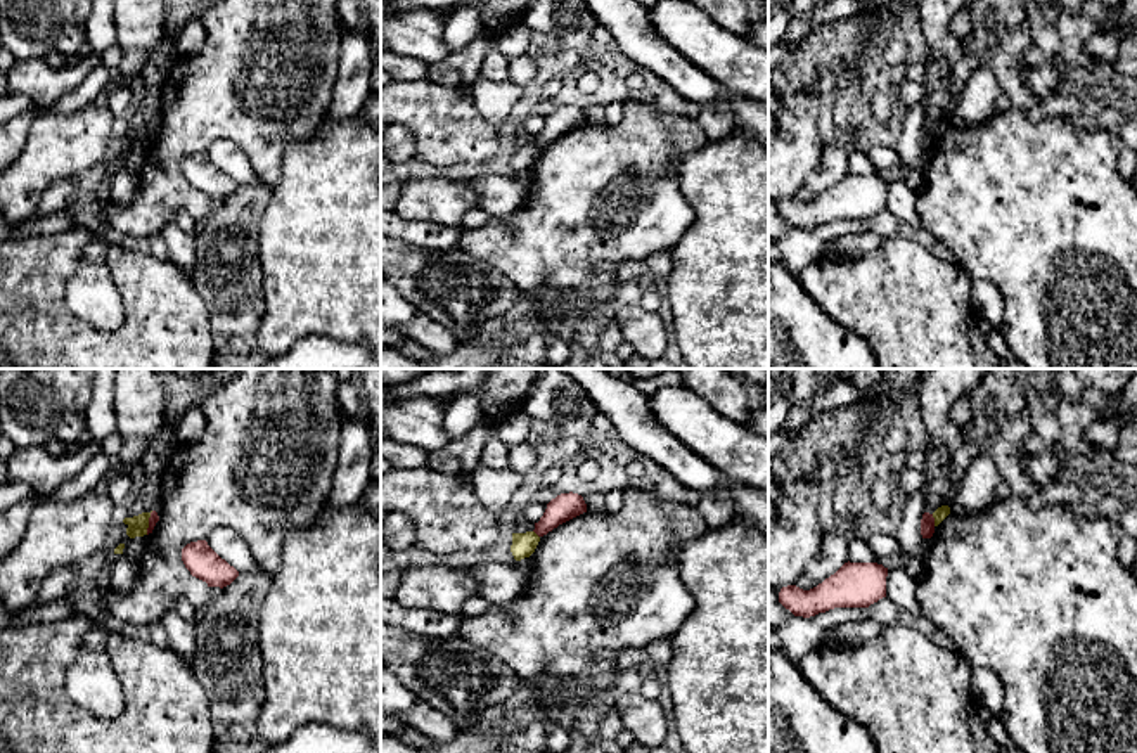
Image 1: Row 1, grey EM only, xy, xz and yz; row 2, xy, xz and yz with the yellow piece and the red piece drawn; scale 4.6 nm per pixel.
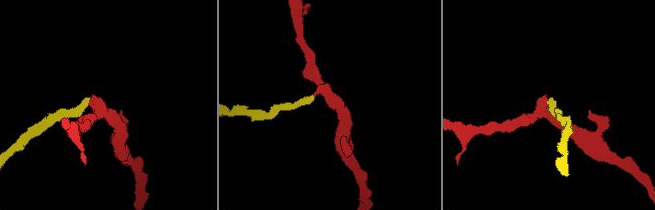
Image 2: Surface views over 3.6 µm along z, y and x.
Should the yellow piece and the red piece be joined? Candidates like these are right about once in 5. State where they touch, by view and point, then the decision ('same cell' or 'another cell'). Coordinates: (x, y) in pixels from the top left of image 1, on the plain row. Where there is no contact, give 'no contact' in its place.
yz (935, 132) | another cell

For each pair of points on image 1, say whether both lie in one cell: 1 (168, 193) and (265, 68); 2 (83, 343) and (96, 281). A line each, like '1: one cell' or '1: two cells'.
1: one cell
2: two cells

